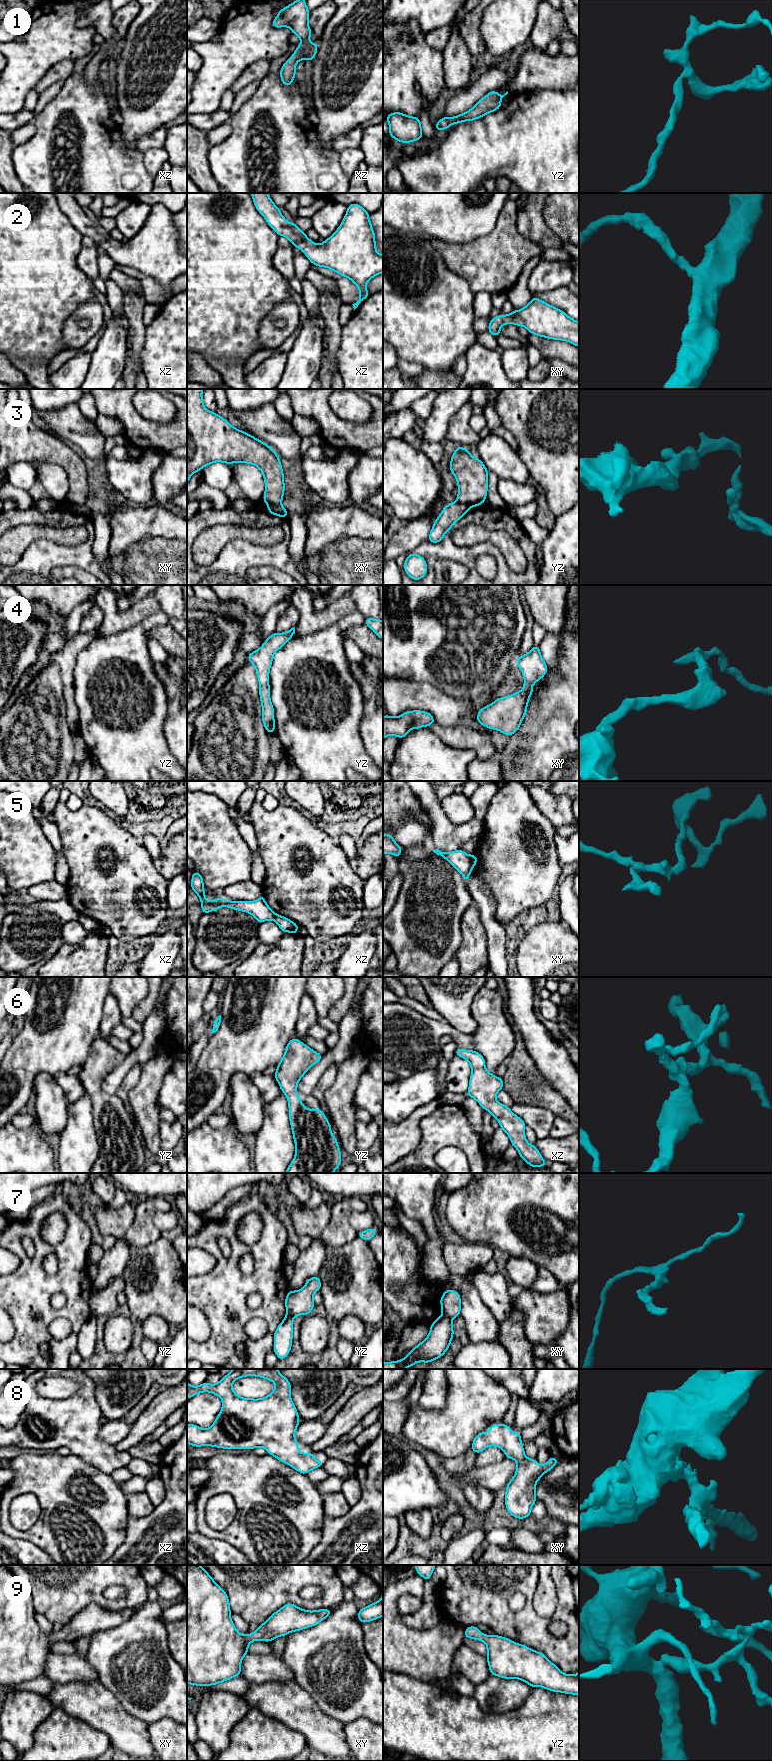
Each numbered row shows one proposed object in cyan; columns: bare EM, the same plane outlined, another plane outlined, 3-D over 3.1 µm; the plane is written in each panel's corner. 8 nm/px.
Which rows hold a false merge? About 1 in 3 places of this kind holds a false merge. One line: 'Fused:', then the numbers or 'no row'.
Fused: 3, 5, 7

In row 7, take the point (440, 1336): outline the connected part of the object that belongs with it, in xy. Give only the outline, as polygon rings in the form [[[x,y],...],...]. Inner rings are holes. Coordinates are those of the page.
[[[441,1315],[430,1327],[430,1332],[424,1341],[409,1351],[408,1355],[400,1361],[383,1363],[383,1369],[405,1369],[417,1362],[430,1363],[442,1357],[453,1339],[452,1319]]]

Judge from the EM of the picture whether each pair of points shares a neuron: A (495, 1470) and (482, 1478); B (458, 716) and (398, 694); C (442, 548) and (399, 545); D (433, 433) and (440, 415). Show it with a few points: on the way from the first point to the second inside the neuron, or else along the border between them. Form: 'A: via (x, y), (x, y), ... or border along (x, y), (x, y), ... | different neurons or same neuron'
A: via (492, 1473), (485, 1477) | same neuron
B: via (443, 707), (430, 698), (413, 695) | same neuron
C: border along (427, 539), (414, 552) | different neurons
D: via (436, 429), (440, 419) | same neuron

